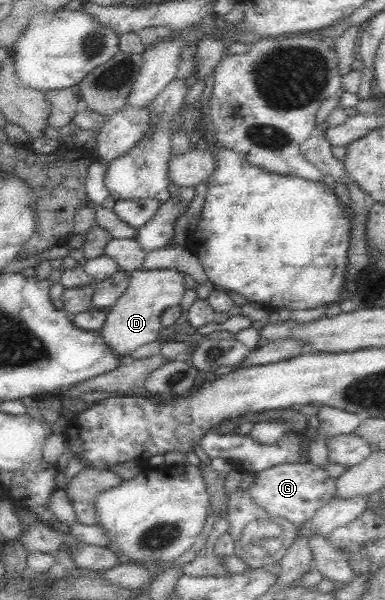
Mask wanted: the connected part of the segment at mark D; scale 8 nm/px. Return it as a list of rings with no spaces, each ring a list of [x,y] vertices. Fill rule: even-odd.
[[[134,270],[130,271],[130,284],[120,298],[108,309],[106,322],[101,327],[102,339],[117,356],[129,356],[140,346],[154,342],[163,329],[160,315],[170,307],[179,305],[186,292],[183,274],[176,270]]]

